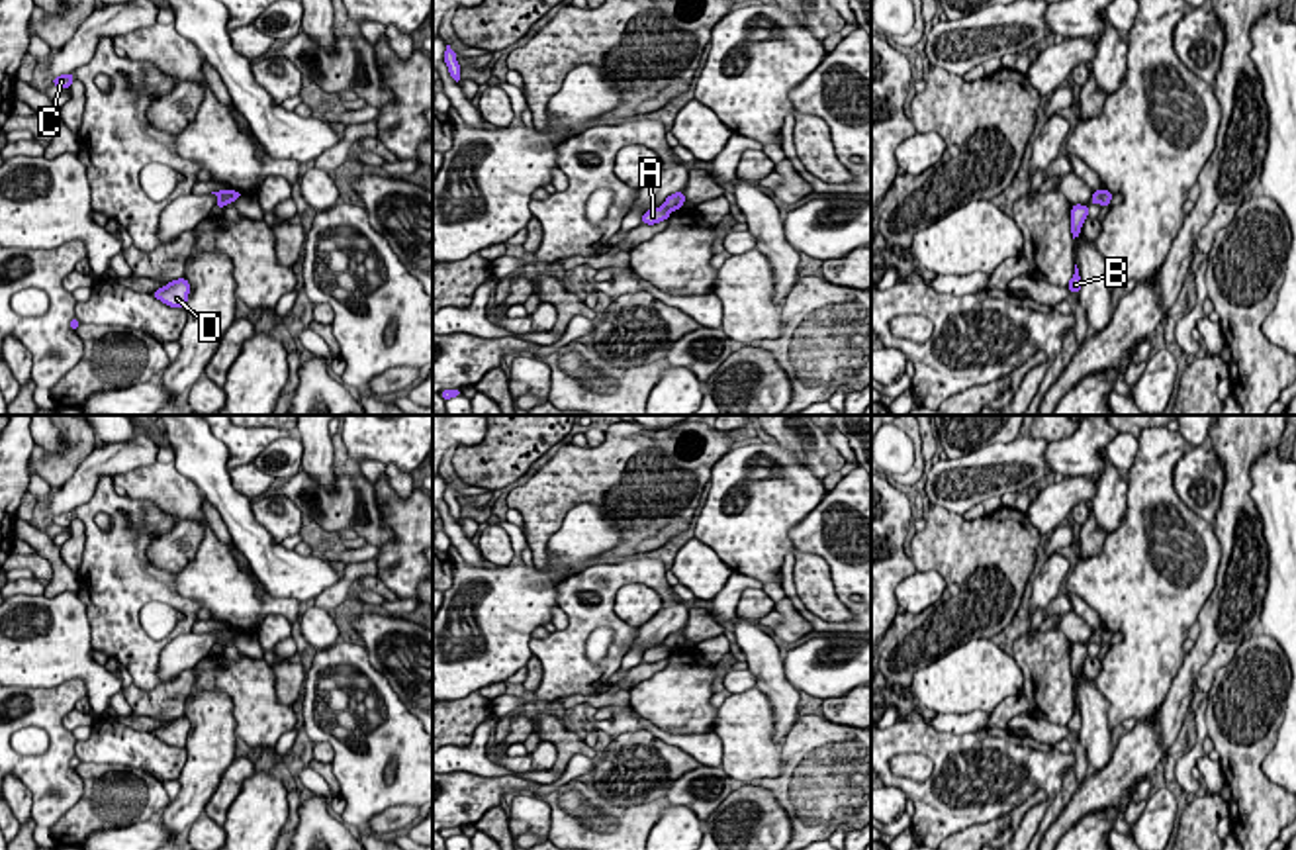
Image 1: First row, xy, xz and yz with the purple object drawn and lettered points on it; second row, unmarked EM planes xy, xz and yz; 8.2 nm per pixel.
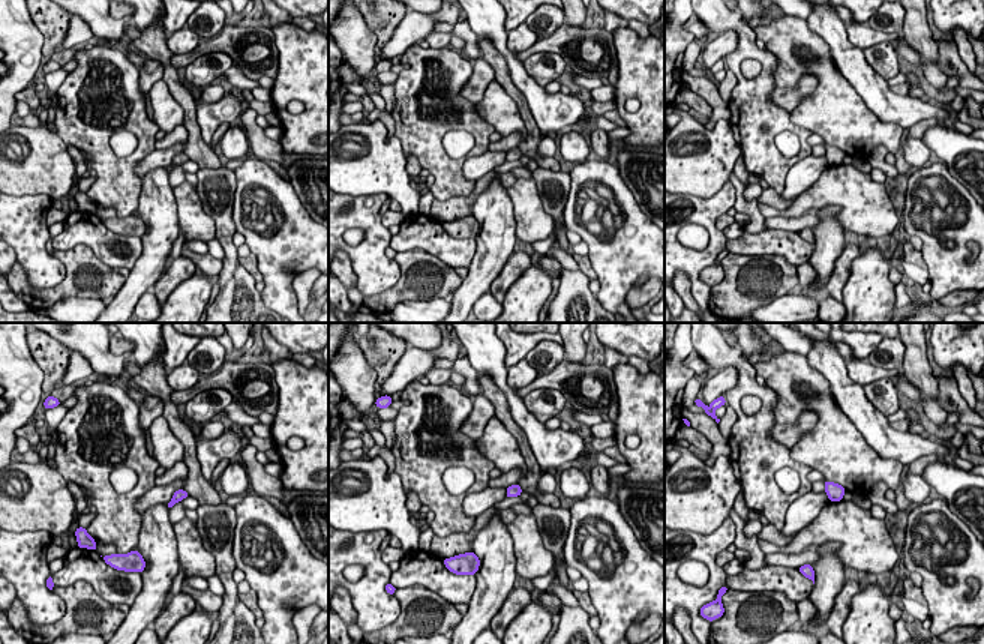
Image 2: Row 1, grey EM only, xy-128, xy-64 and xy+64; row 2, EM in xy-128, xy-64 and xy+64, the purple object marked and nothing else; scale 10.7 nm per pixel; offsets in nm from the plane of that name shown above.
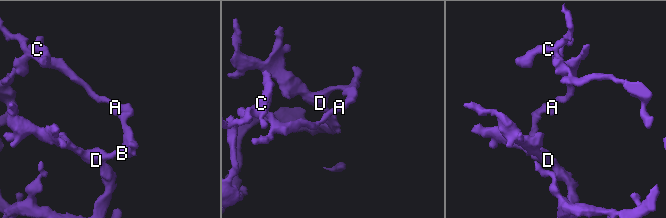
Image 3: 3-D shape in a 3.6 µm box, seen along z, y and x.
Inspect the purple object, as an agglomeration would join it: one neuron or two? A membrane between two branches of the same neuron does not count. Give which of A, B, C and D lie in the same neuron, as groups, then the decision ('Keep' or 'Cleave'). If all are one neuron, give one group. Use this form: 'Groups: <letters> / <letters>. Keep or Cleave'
Groups: A / B C D. Cleave

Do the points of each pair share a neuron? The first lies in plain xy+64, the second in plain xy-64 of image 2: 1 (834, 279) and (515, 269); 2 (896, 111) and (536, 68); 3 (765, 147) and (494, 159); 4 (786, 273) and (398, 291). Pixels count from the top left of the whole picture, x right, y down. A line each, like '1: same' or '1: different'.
1: same
2: different
3: different
4: same

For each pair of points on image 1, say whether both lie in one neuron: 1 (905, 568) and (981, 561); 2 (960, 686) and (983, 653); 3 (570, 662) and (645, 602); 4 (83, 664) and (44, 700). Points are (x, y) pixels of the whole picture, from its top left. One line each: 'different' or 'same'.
1: different
2: same
3: different
4: different

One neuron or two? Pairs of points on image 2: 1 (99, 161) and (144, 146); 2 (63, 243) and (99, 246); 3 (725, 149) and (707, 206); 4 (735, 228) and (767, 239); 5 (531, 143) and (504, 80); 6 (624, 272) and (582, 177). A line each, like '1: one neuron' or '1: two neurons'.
1: one neuron
2: one neuron
3: two neurons
4: two neurons
5: one neuron
6: one neuron

